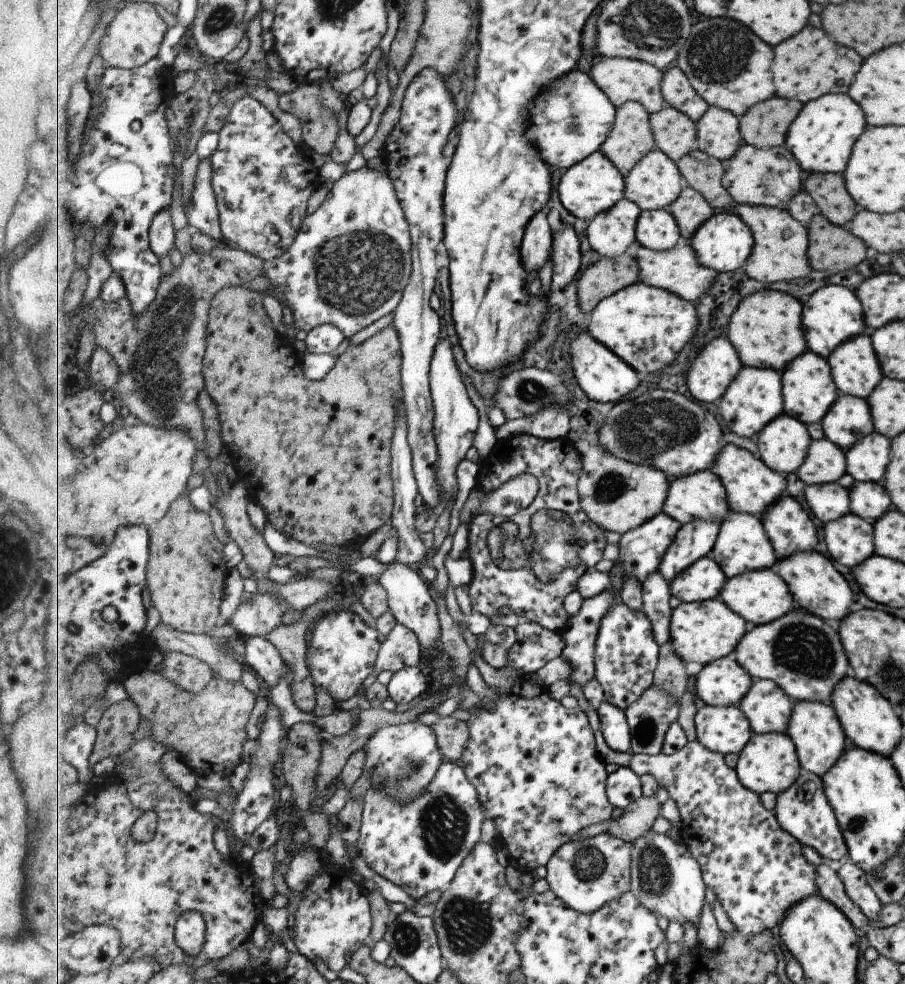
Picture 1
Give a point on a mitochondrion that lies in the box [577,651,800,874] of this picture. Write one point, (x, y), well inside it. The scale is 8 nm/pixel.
(646, 727)

